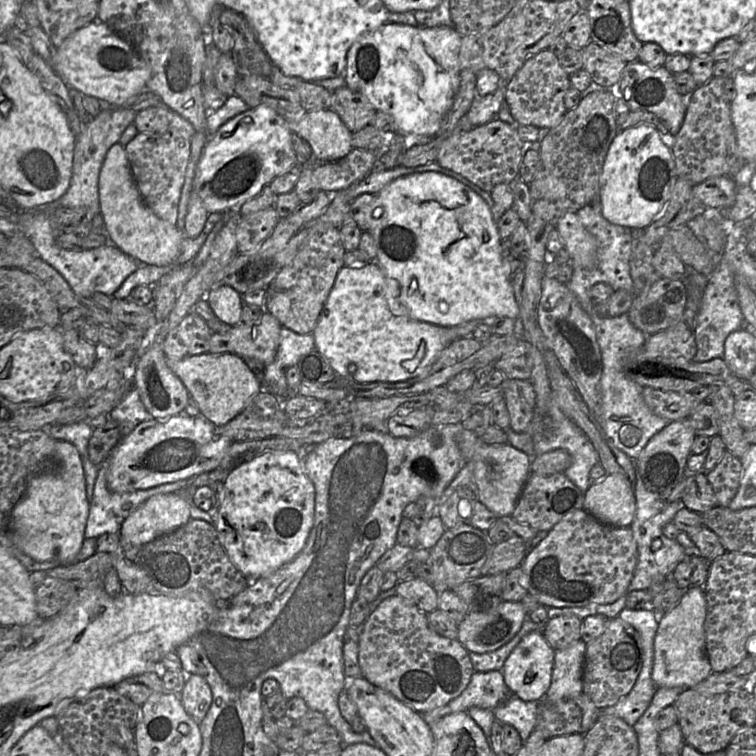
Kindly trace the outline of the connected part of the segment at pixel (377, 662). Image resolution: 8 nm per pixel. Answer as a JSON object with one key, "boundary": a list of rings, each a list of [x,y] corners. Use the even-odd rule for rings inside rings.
{"boundary":[[[397,594],[381,601],[361,626],[358,663],[362,677],[419,714],[442,707],[457,698],[466,689],[474,673],[469,652],[462,644],[434,632],[429,627],[427,615]]]}

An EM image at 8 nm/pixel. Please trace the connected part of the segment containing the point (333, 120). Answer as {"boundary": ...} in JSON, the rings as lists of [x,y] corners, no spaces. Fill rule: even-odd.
{"boundary":[[[331,109],[306,111],[287,125],[309,144],[317,163],[337,161],[353,149],[351,131]]]}

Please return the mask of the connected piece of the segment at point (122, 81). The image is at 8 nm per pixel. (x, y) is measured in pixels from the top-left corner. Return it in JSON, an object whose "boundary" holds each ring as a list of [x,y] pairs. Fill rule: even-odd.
{"boundary":[[[99,20],[76,30],[56,49],[54,71],[70,88],[116,107],[139,95],[150,77],[149,66],[133,47]]]}

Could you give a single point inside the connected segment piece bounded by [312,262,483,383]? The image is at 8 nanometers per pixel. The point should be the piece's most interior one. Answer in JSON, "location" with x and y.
{"location":[356,332]}

